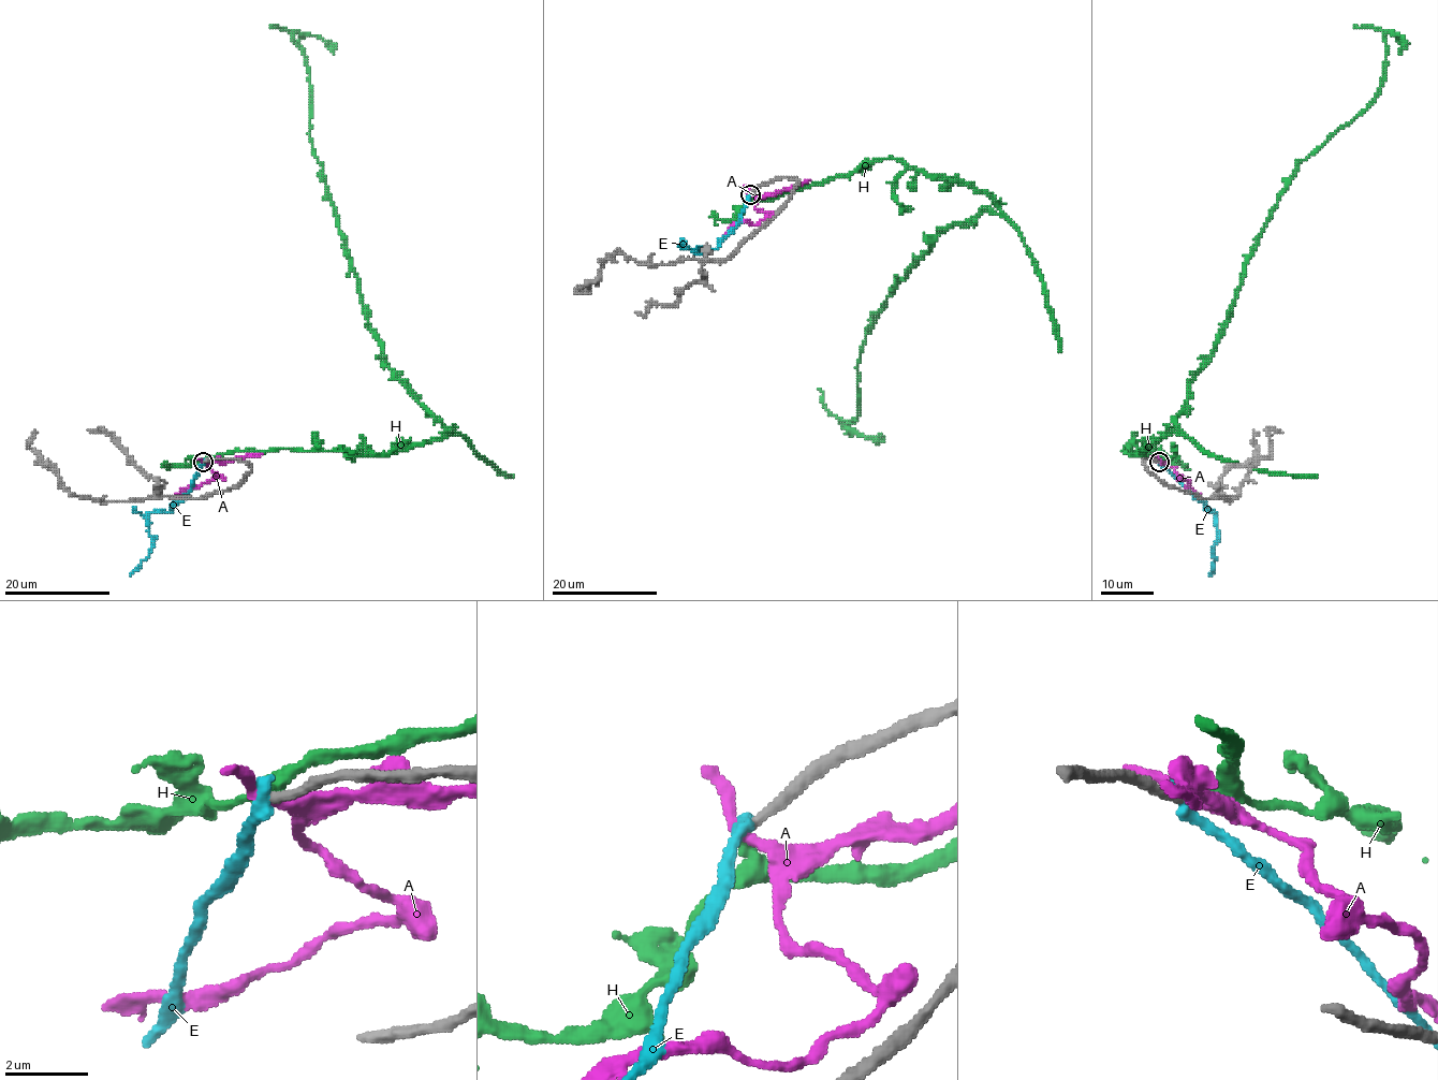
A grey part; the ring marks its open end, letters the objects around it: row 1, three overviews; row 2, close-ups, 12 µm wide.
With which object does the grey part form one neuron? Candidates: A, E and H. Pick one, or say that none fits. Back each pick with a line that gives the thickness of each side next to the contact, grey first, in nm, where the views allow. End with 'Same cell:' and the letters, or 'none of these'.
H: calibres 240 and 240 nm
Same cell: H

